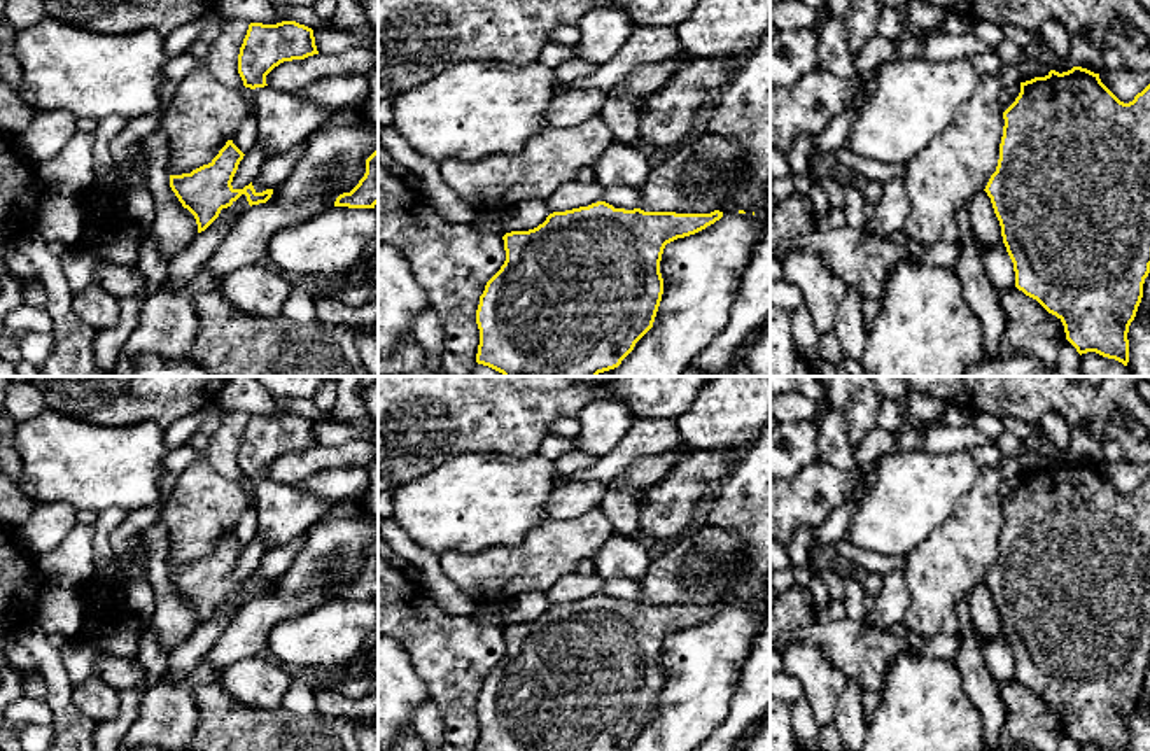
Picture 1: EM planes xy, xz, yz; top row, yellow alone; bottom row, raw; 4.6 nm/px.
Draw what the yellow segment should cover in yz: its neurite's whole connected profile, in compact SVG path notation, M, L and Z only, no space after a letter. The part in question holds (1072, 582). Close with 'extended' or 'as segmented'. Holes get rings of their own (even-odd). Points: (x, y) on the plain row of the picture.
M1082 459L1062 466L1050 462L1045 469L1020 474L1020 485L1003 504L1003 511L998 558L984 583L991 590L1003 635L1013 655L1015 679L1062 714L1066 732L1080 747L1096 744L1108 751L1129 751L1127 725L1143 690L1145 670L1150 665L1150 476L1132 494L1124 495L1101 474L1099 466Z; as segmented

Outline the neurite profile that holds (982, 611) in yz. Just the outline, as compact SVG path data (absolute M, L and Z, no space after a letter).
M980 583L968 595L968 613L975 625L977 634L982 639L1001 639L1006 641L1001 628L1001 618L994 606L991 590L985 583Z

